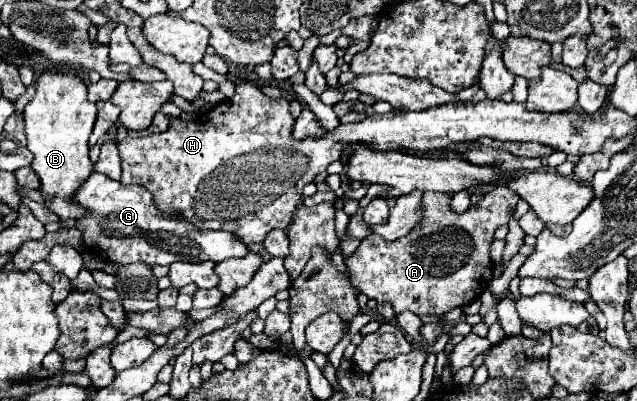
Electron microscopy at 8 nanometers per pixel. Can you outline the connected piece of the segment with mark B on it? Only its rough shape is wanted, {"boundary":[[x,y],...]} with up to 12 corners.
{"boundary":[[43,73],[25,105],[27,149],[45,205],[87,207],[97,107],[75,75]]}

